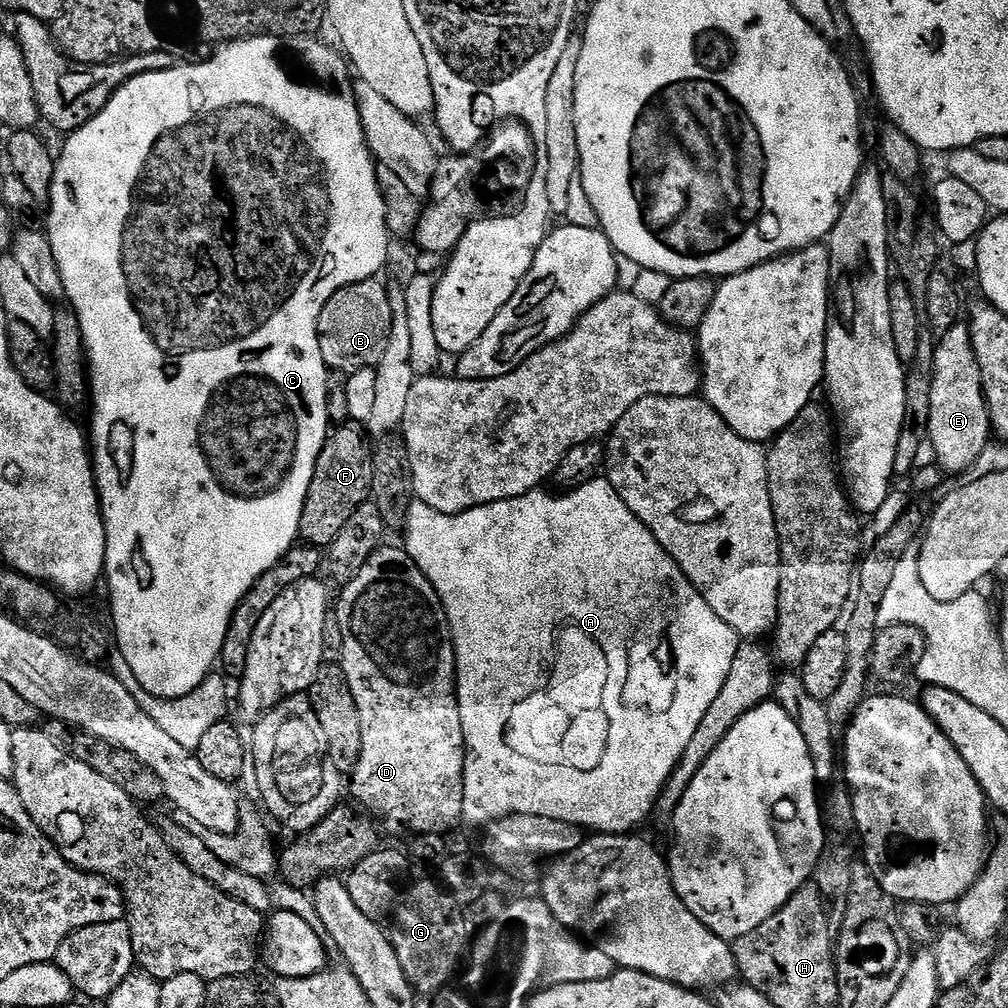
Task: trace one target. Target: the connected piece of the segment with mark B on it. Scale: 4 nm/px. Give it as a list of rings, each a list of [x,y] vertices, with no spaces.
[[[380,278],[363,280],[346,286],[326,302],[320,315],[318,336],[322,346],[322,358],[336,374],[351,374],[363,368],[376,368],[390,346],[392,310],[388,297],[389,285]]]

